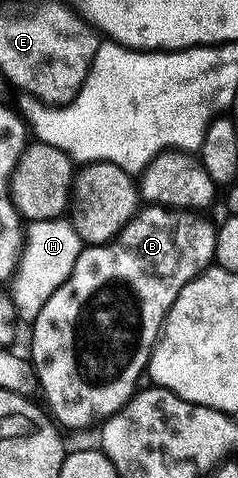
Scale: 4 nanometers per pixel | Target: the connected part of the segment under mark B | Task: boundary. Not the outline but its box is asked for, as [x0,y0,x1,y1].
[28,207,218,429]

